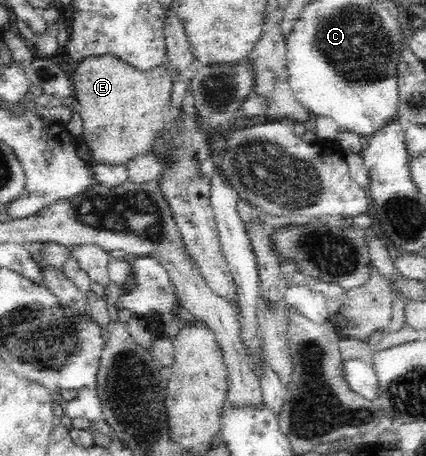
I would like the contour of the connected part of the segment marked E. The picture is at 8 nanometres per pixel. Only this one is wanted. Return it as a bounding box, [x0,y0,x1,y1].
[71,54,172,166]

